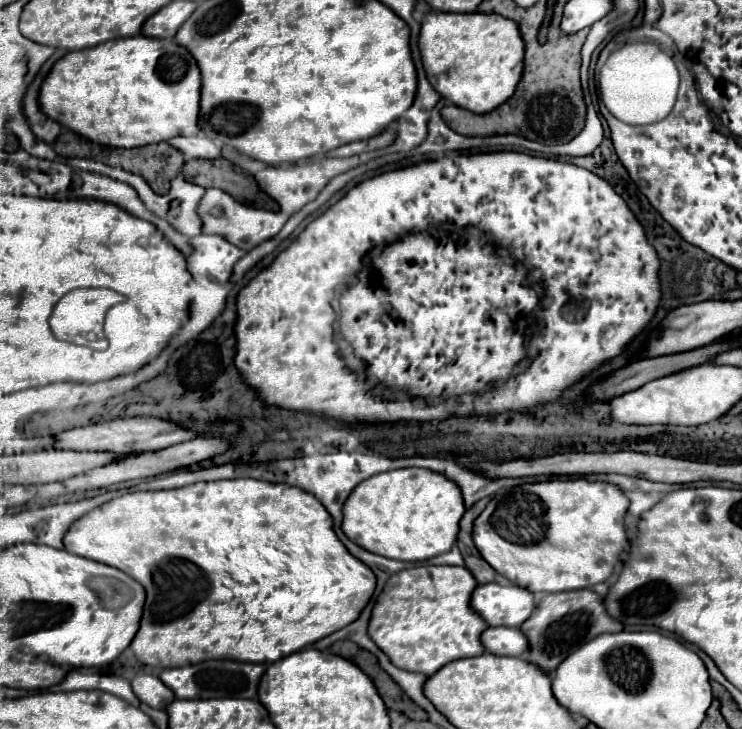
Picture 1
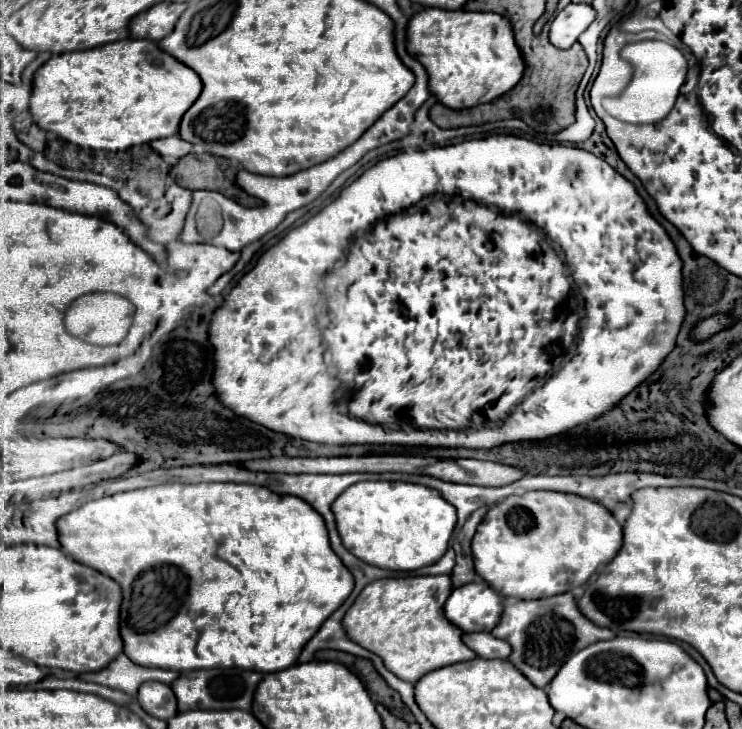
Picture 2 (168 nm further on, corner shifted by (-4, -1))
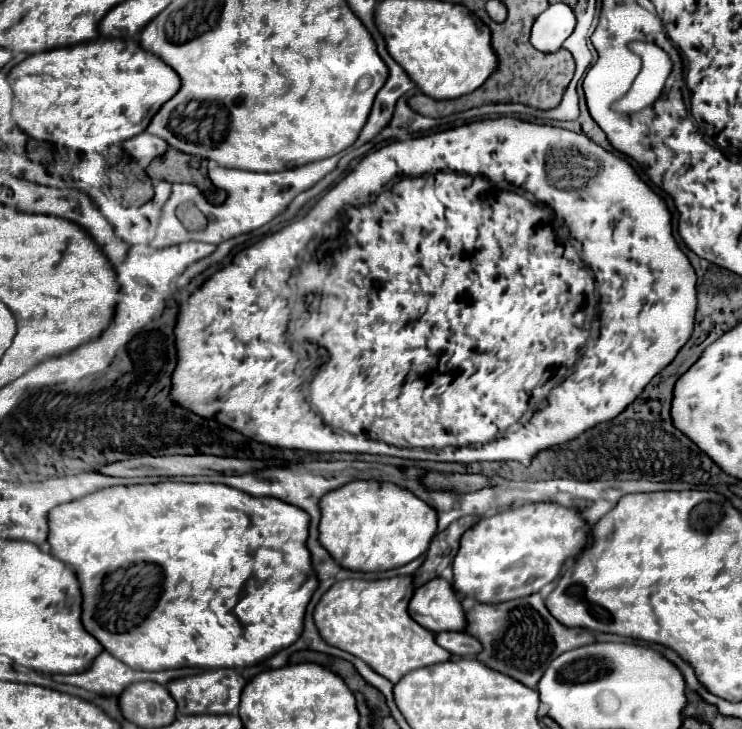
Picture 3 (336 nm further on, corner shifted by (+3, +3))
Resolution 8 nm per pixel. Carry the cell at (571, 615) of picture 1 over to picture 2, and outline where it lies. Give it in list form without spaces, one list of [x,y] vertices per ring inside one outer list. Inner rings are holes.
[[[570,592],[542,598],[542,600],[508,600],[504,602],[498,624],[492,630],[492,636],[506,640],[512,646],[508,660],[538,688],[546,688],[556,676],[560,666],[584,646],[590,646],[600,640],[612,640],[616,634],[608,628],[598,628],[588,622],[576,610],[576,598]]]

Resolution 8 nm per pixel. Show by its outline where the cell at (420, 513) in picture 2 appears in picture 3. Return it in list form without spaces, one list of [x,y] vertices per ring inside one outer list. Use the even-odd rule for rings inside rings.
[[[353,480],[325,494],[319,506],[321,506],[319,540],[329,550],[329,554],[343,568],[349,568],[349,570],[379,572],[379,570],[391,570],[391,568],[405,566],[429,550],[429,542],[433,540],[433,534],[437,532],[437,512],[429,508],[429,504],[425,504],[421,498],[417,498],[411,490],[397,486],[393,482]]]

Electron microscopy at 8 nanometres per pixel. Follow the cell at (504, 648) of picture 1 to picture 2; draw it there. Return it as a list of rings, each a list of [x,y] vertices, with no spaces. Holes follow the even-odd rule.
[[[488,632],[462,634],[462,642],[480,658],[508,658],[508,644],[504,640],[492,638]]]

